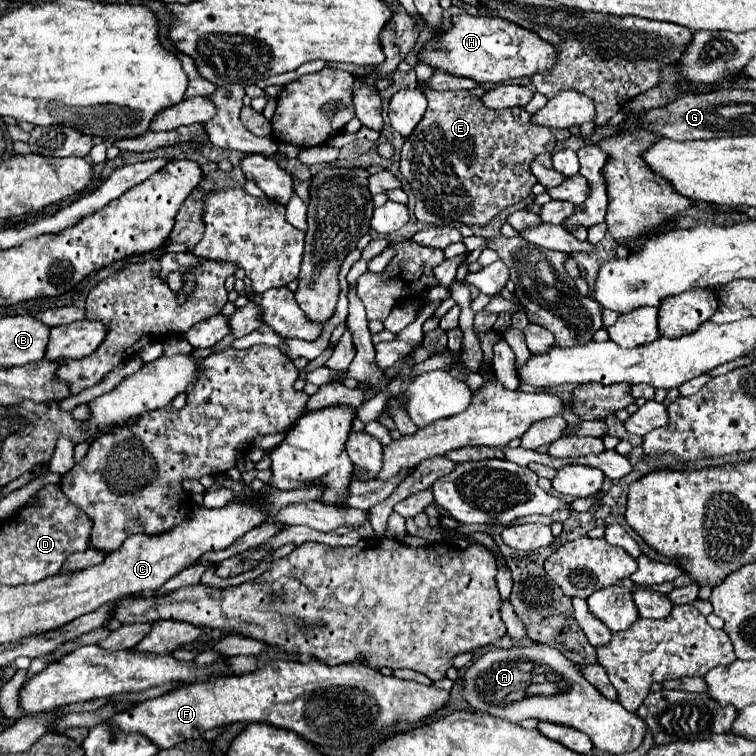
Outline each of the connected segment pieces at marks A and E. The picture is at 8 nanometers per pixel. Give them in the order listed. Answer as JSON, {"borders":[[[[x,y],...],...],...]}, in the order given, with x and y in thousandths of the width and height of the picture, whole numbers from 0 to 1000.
{"borders":[[[[698,852],[698,854],[677,854],[672,860],[648,860],[638,865],[614,892],[614,910],[611,923],[630,939],[630,942],[646,942],[651,947],[667,950],[677,958],[685,958],[696,950],[709,950],[730,958],[749,958],[759,966],[767,966],[780,974],[787,988],[799,995],[836,995],[849,984],[854,958],[841,944],[831,942],[823,931],[812,926],[802,926],[772,894],[765,878],[754,876],[746,865],[741,865],[735,857],[722,852]]],[[[563,119],[561,124],[566,130],[563,151],[529,201],[529,228],[545,246],[550,262],[548,286],[556,294],[571,299],[643,299],[667,275],[685,270],[704,257],[709,238],[701,228],[701,212],[717,201],[733,201],[735,196],[735,180],[728,175],[728,169],[701,164],[701,151],[693,143],[648,146],[635,130],[624,127],[618,119]]]]}

